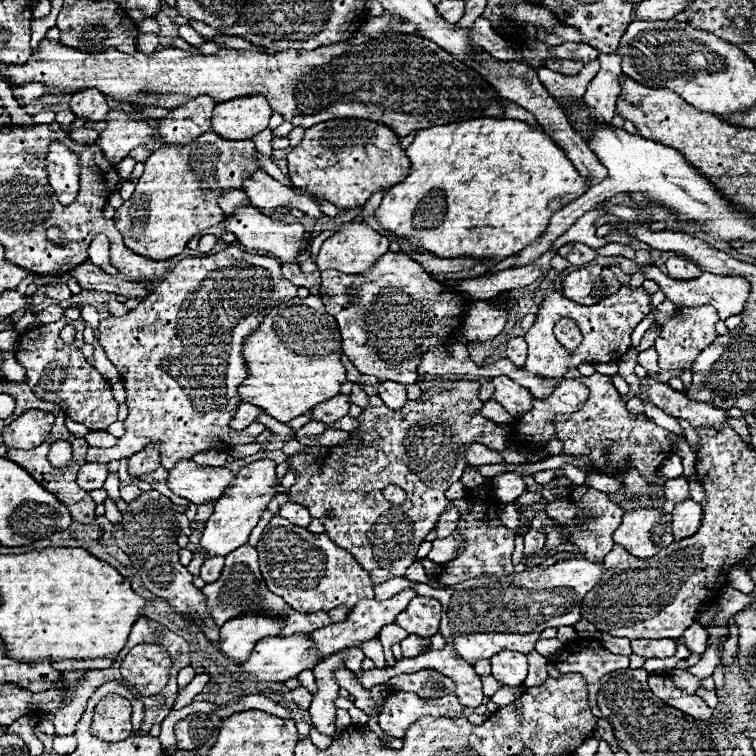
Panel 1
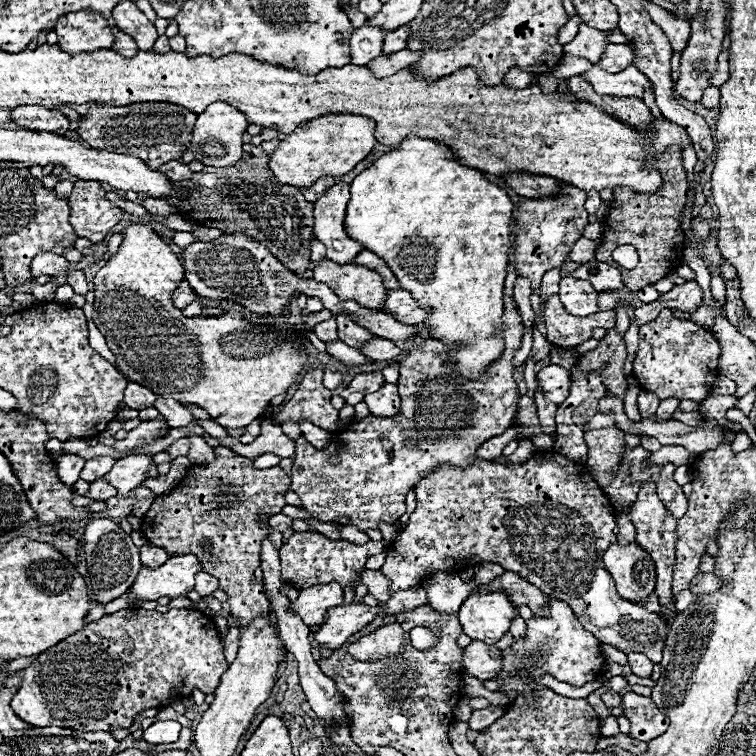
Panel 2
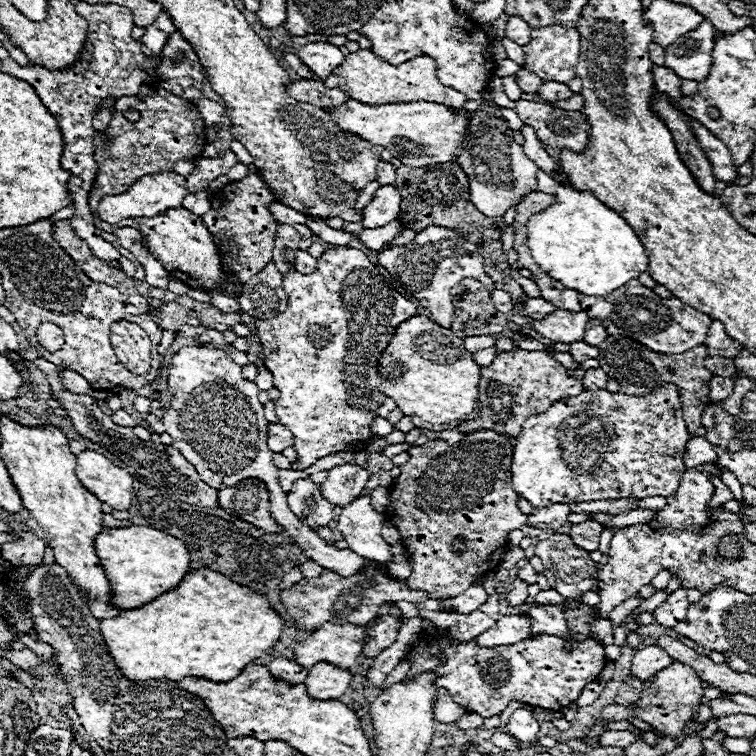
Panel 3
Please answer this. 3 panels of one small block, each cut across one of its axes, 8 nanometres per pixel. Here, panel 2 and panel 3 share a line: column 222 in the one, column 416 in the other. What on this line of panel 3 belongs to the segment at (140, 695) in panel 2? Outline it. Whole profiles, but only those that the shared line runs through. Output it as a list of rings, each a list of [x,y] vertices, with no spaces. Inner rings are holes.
[[[583,597],[576,599],[566,599],[567,607],[563,609],[564,615],[567,619],[568,626],[574,634],[578,634],[578,640],[570,640],[572,644],[572,652],[564,654],[564,638],[558,636],[548,636],[548,634],[540,634],[534,638],[528,638],[526,642],[518,642],[514,646],[496,646],[496,648],[480,648],[476,646],[476,642],[466,642],[466,644],[450,644],[448,638],[436,636],[432,632],[424,632],[422,640],[418,642],[418,654],[414,654],[412,658],[412,668],[408,672],[408,676],[424,672],[424,670],[434,670],[438,672],[438,686],[446,688],[452,694],[452,700],[462,704],[468,712],[476,712],[482,718],[488,716],[496,716],[500,714],[508,702],[512,700],[522,700],[530,706],[538,706],[538,708],[546,708],[546,710],[562,710],[564,706],[570,706],[578,696],[580,690],[590,684],[606,666],[606,652],[604,646],[600,644],[600,640],[594,638],[594,634],[590,632],[590,624],[586,621],[590,618],[590,613],[596,613],[592,606],[582,602]],[[438,648],[442,648],[448,654],[448,662],[440,664],[434,654],[438,652]]]

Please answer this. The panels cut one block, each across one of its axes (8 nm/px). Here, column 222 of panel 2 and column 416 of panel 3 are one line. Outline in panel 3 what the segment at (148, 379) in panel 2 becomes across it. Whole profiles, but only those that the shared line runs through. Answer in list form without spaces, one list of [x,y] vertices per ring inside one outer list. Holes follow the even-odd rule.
[[[416,314],[414,318],[408,318],[394,330],[394,338],[390,340],[390,346],[382,352],[382,358],[378,360],[378,376],[382,378],[380,390],[388,398],[392,398],[398,408],[412,418],[414,426],[426,428],[426,430],[452,430],[456,424],[472,420],[480,416],[478,408],[478,374],[480,366],[472,360],[472,354],[464,350],[464,342],[448,328],[442,328],[434,324],[430,318]]]

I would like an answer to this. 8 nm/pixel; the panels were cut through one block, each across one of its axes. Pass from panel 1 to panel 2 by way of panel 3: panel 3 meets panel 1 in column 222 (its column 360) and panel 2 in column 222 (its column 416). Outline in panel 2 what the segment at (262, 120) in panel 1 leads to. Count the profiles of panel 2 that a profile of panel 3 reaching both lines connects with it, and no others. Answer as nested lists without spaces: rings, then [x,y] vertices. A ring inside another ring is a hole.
[[[214,102],[202,114],[198,114],[188,150],[194,154],[194,160],[204,166],[216,166],[216,168],[232,166],[236,160],[240,160],[242,134],[246,132],[246,128],[248,128],[248,122],[238,108],[226,102]]]

